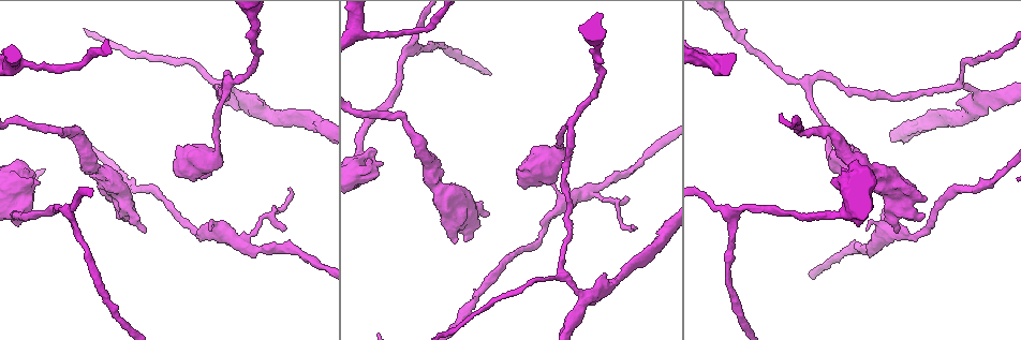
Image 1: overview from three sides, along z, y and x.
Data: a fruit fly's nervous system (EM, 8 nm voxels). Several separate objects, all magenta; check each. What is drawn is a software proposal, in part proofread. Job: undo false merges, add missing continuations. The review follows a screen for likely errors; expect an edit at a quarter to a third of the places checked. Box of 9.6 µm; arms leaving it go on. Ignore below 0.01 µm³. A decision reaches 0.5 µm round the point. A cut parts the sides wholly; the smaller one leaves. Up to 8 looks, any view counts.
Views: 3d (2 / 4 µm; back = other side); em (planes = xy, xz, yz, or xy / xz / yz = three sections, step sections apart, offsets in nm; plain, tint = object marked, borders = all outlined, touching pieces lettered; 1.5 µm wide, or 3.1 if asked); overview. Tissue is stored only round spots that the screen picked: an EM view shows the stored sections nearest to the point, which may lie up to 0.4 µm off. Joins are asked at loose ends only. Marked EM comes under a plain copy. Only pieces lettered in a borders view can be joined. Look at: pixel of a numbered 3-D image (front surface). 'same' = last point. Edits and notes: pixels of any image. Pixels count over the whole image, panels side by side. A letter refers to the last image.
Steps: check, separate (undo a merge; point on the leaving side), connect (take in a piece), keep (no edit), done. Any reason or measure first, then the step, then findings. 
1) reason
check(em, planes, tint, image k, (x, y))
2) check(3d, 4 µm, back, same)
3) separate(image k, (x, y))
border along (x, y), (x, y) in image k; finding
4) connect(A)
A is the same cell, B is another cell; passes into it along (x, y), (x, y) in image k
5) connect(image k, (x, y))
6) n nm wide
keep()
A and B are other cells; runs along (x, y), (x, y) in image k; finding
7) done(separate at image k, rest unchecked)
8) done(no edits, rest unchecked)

three arms meet
check(3d, 2 µm, back, image 1, (564, 277))

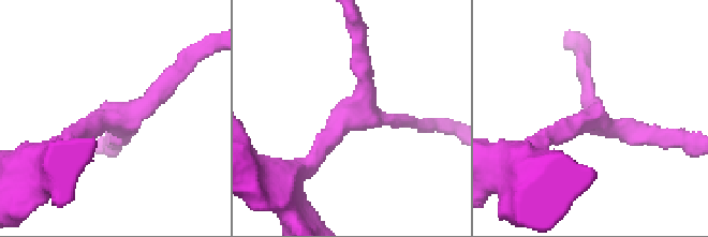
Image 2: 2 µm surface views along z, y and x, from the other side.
3 arms; now the EM
check(em, planes, borders, image 2, (358, 112))

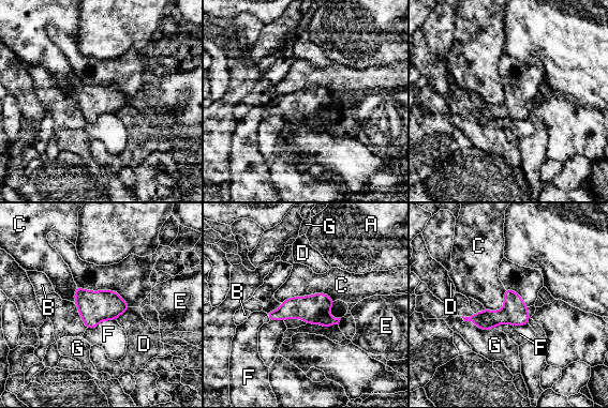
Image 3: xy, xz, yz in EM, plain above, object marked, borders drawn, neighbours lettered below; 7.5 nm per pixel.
keep()
A, B, C, D, E, F and G are other cells; border along (334, 300), (312, 293), (281, 303) in image 3; one neuron here

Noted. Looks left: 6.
thick turns thin
check(3d, 4 µm, image 1, (216, 153))

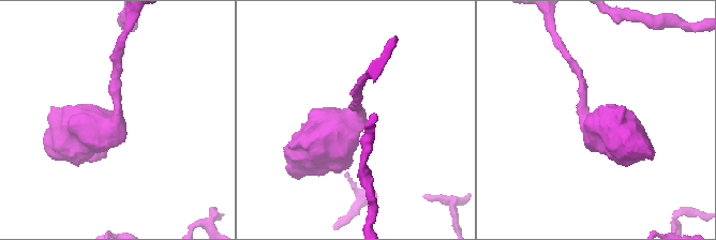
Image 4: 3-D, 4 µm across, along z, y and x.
check(em, planes, borders, image 4, (584, 117))

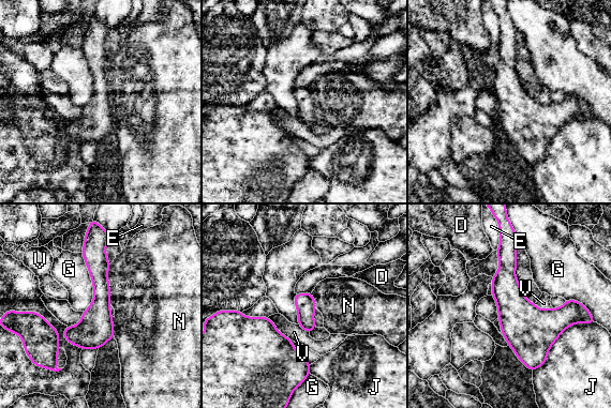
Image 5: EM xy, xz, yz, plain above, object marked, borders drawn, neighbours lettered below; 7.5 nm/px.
keep()
D, E, G, J, N and V are other cells; one neuron here

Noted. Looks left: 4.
sudden change in width
check(em, yz, step 4, borders, image 1, (892, 216))

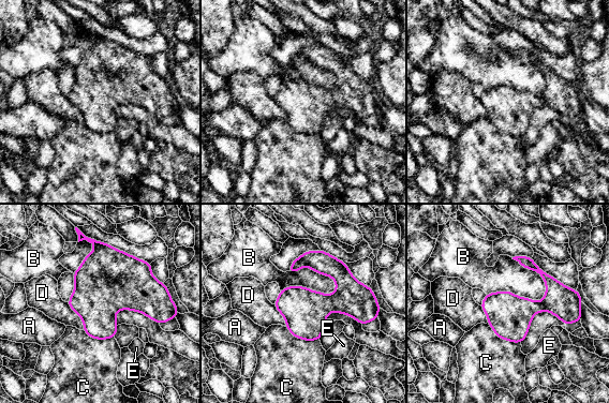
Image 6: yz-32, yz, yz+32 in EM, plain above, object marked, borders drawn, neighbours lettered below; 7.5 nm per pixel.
keep()
A, B, C, D and E are other cells; border along (337, 283), (329, 295), (280, 290) in image 6; continuous, no second neuron

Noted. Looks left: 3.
done(no edits, rest unchecked)

